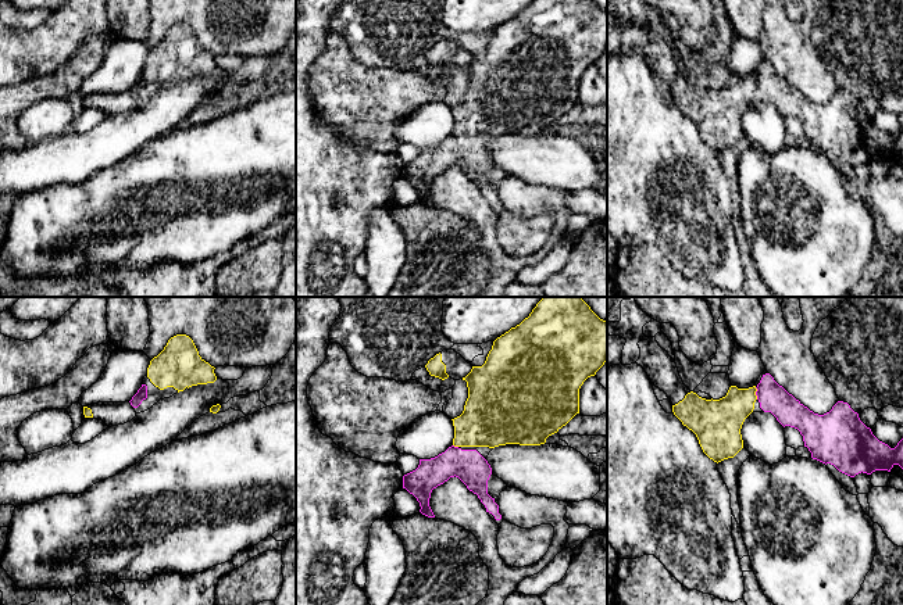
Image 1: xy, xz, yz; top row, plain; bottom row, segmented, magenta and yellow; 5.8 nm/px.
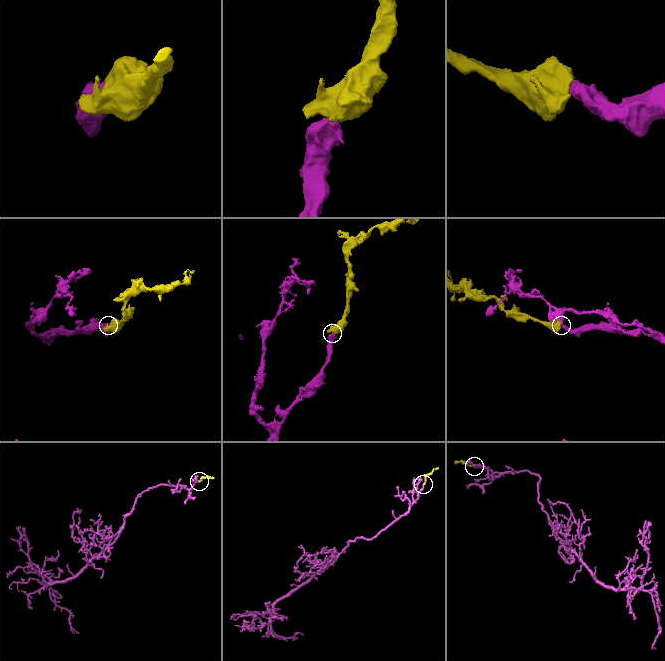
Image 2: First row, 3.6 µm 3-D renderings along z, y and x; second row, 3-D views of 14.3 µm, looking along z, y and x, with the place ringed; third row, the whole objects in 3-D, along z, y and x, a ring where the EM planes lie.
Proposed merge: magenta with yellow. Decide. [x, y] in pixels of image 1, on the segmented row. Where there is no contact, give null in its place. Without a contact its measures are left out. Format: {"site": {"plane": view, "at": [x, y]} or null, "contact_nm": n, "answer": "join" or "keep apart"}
{"site": {"plane": "yz", "at": [756, 393]}, "contact_nm": 70, "answer": "join"}

